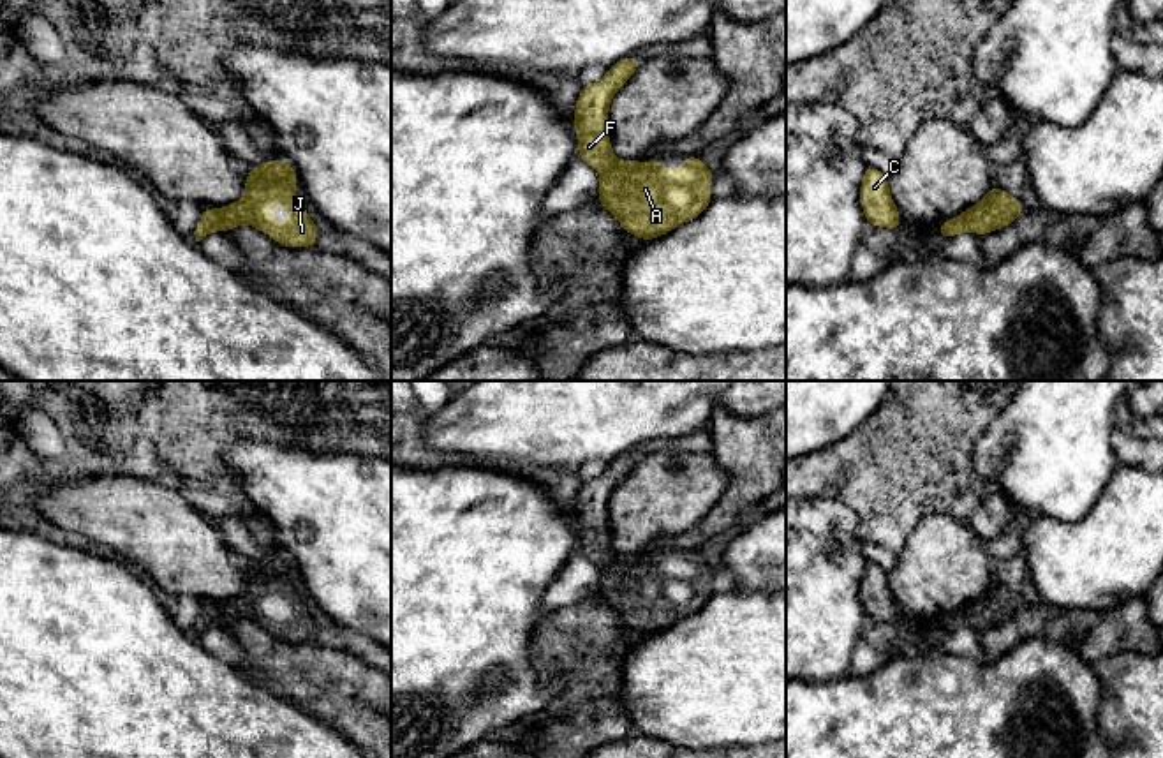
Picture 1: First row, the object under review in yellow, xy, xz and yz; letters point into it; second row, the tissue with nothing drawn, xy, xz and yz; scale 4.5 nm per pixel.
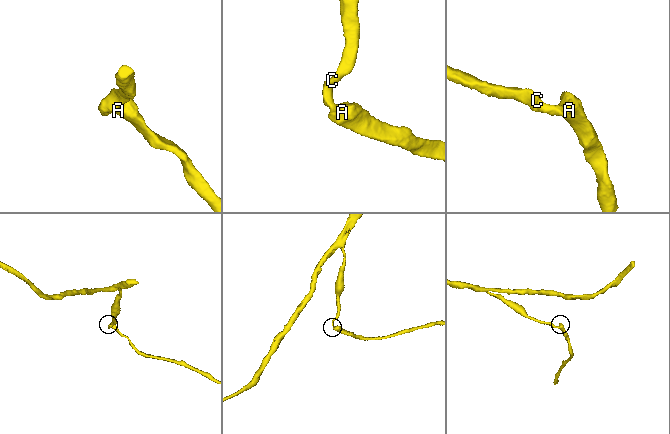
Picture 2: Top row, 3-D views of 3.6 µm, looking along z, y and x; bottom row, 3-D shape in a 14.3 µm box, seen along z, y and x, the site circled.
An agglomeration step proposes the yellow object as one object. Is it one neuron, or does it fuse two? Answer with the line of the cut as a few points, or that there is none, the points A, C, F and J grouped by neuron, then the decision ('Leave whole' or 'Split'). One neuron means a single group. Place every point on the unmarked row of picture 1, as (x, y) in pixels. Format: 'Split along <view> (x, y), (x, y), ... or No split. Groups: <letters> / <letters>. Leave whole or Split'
No split. Groups: A C F J. Leave whole

